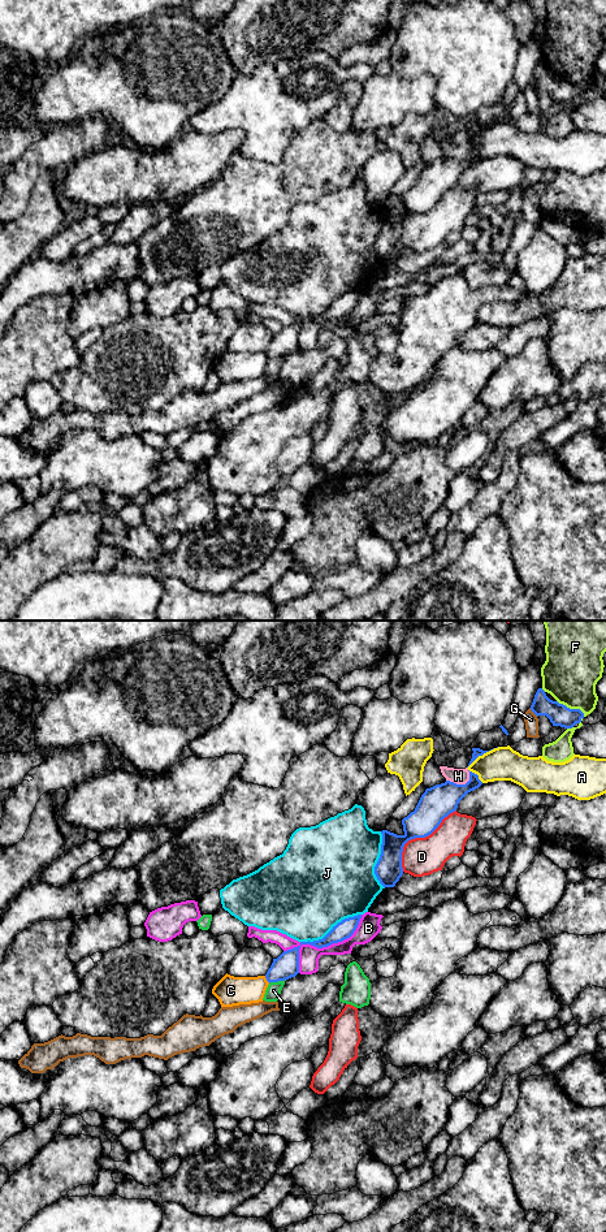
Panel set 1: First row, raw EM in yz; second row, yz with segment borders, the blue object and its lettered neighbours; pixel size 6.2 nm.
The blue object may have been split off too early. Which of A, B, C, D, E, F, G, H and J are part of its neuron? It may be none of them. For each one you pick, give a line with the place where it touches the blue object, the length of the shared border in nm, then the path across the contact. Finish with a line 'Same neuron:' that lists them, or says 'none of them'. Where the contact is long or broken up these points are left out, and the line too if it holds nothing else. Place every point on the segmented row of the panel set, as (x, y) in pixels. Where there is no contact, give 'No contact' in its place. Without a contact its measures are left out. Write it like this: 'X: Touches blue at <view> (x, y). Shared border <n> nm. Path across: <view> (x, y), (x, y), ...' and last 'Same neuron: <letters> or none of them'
Same neuron: none of them

